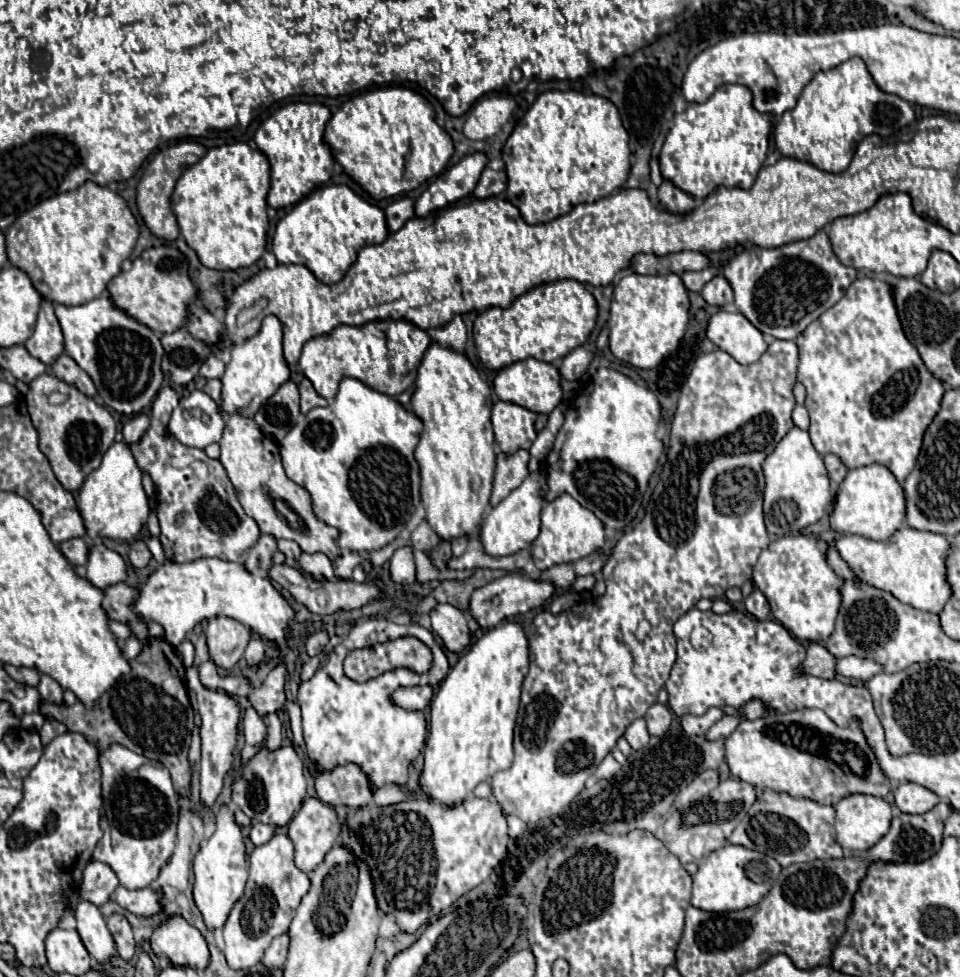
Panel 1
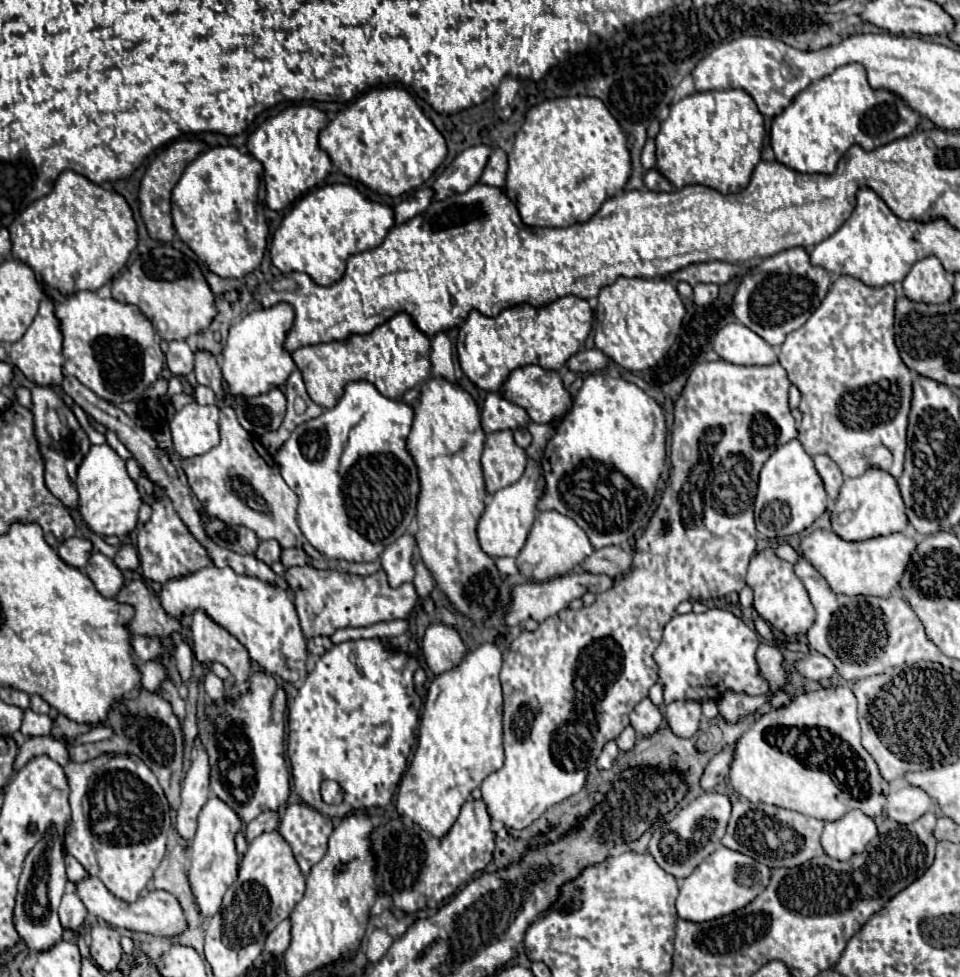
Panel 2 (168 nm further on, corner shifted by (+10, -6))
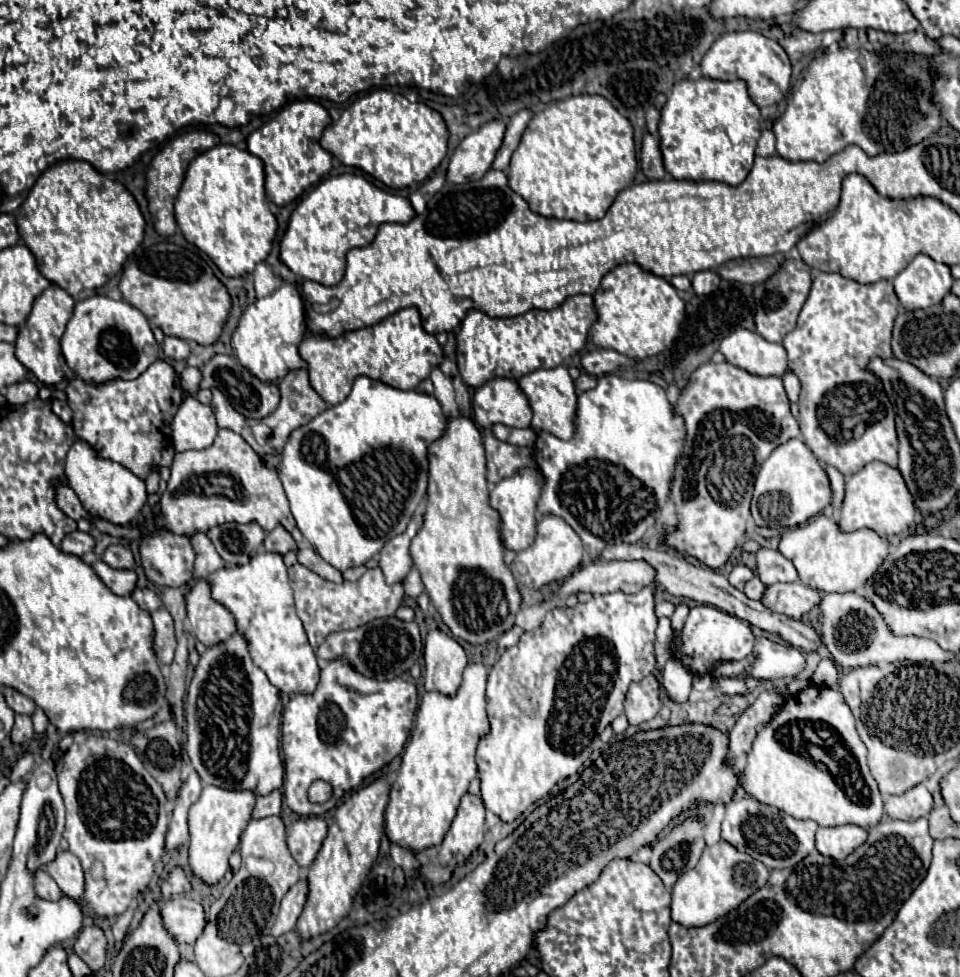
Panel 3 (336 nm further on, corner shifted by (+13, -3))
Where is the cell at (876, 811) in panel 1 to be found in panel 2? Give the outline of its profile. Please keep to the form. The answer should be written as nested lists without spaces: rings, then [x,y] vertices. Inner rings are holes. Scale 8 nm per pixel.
[[[860,809],[846,813],[838,821],[828,821],[822,833],[822,847],[828,857],[848,861],[856,853],[864,853],[866,845],[878,835],[872,817],[866,817]]]

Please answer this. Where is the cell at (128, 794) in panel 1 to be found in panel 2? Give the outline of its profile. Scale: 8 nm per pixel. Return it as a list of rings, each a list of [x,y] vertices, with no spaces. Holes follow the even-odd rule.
[[[112,755],[106,763],[86,761],[68,763],[64,767],[70,781],[72,823],[66,833],[66,851],[74,855],[90,875],[96,875],[118,899],[132,903],[152,879],[166,851],[166,835],[170,829],[170,807],[154,773],[142,759],[132,755]]]

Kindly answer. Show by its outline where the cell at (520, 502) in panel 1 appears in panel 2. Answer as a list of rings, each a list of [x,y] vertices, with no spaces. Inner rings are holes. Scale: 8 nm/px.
[[[528,461],[526,471],[520,481],[496,491],[492,501],[486,505],[480,521],[478,521],[478,541],[486,555],[490,557],[516,557],[528,537],[528,531],[534,523],[534,509],[536,501],[544,491],[544,477],[542,467],[534,461]]]

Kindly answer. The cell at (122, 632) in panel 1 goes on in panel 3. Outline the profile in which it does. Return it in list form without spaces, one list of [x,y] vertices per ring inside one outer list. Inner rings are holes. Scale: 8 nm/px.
[[[165,608],[155,610],[153,614],[155,624],[155,652],[161,660],[161,664],[171,662],[175,654],[175,632],[173,632],[173,618]]]

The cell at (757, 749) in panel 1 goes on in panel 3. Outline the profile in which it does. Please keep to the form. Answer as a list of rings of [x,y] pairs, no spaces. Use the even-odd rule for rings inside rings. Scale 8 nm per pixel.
[[[809,686],[791,696],[771,722],[757,734],[747,764],[741,772],[743,788],[759,802],[769,804],[799,820],[815,820],[819,826],[855,824],[863,828],[875,826],[883,816],[883,800],[867,768],[867,750],[857,734],[855,718],[843,696],[833,688]]]

